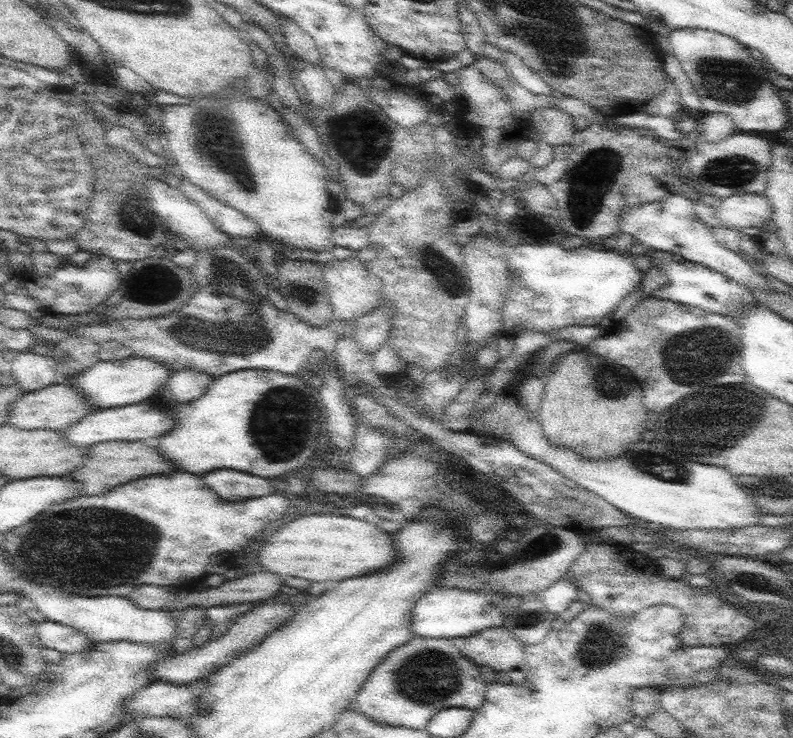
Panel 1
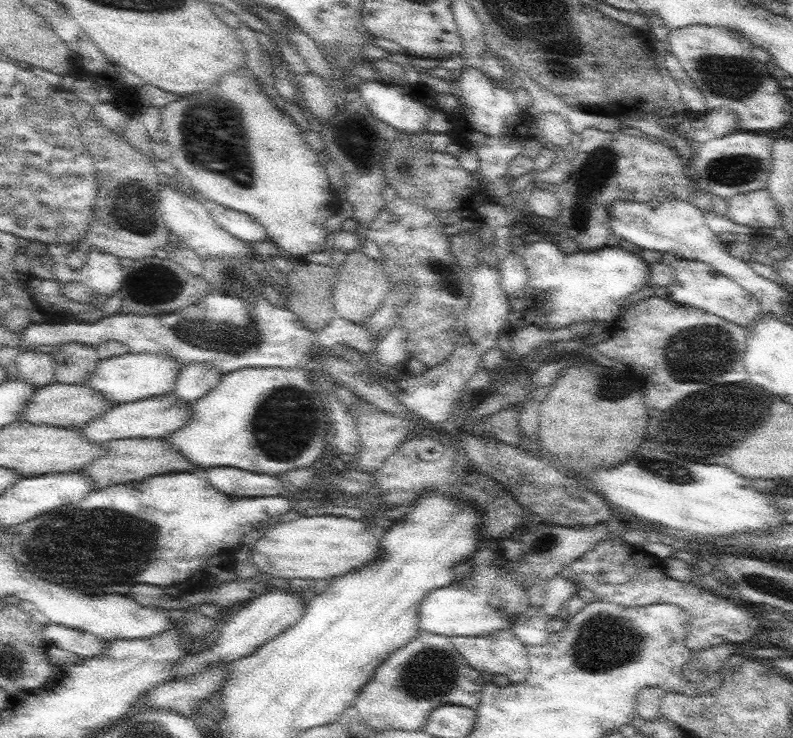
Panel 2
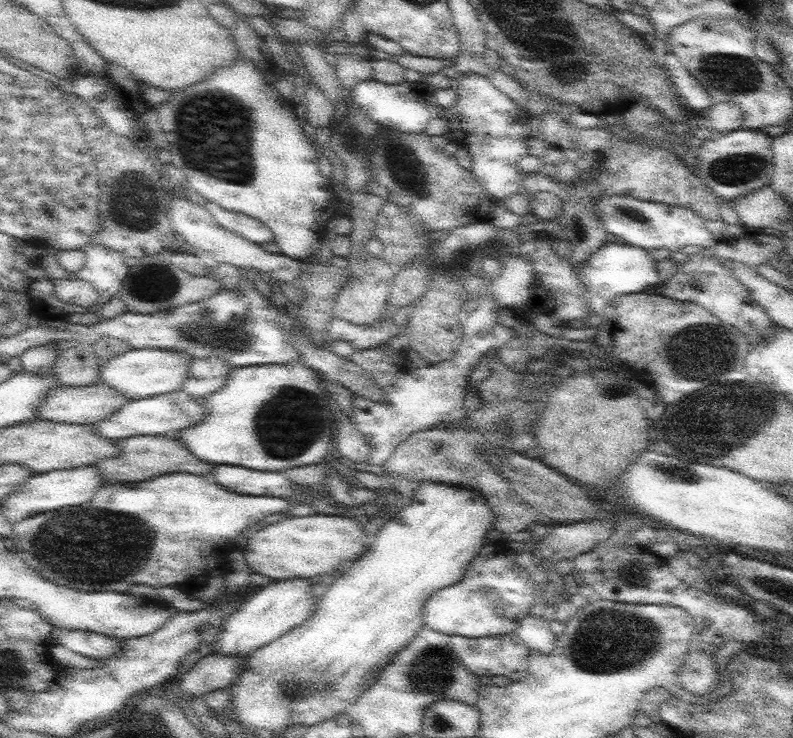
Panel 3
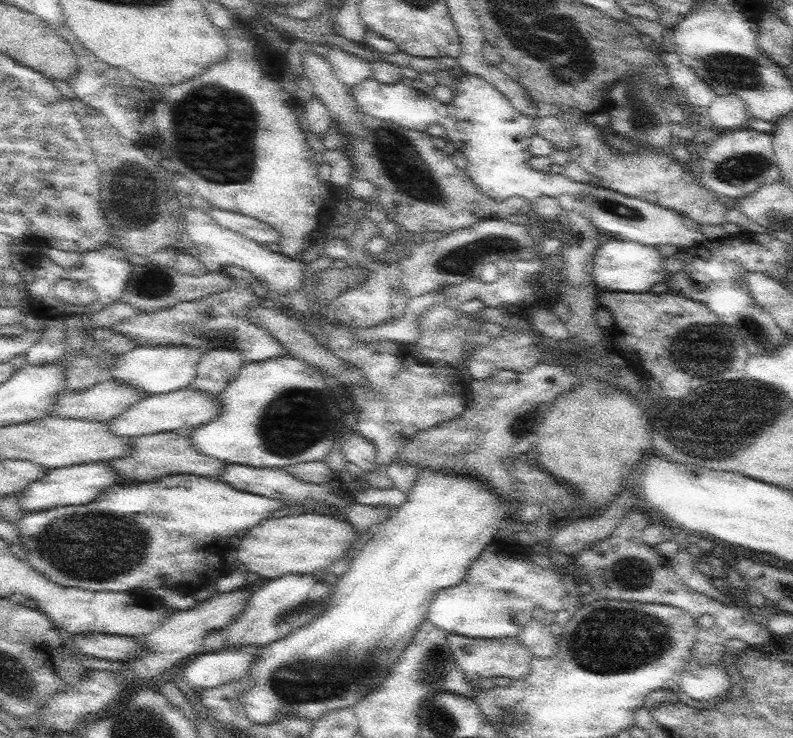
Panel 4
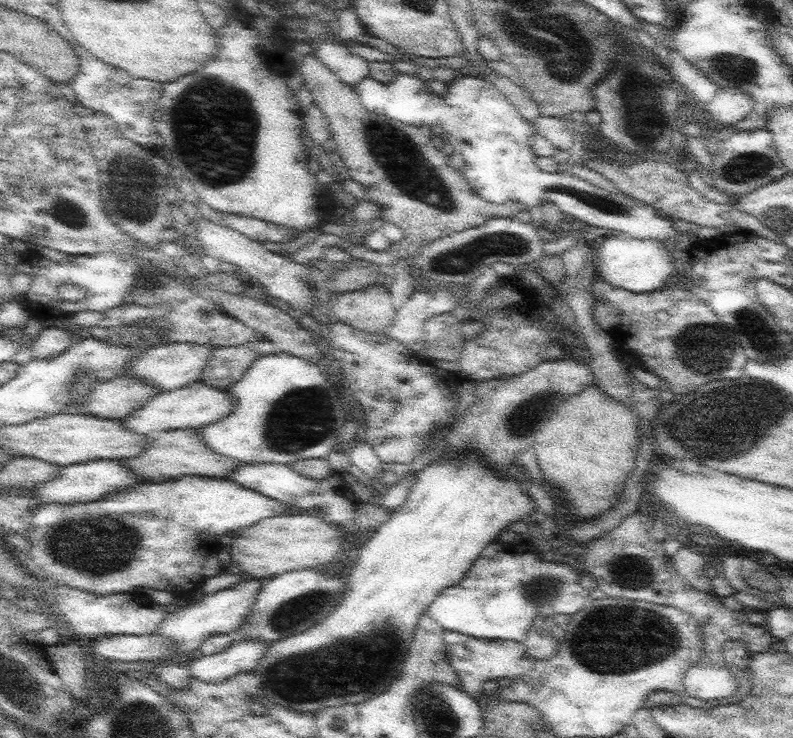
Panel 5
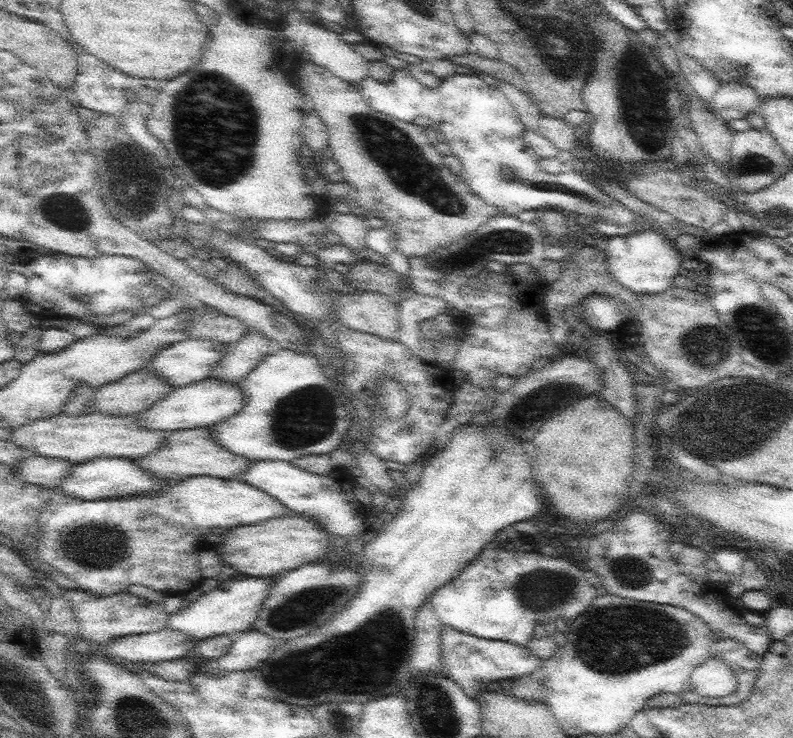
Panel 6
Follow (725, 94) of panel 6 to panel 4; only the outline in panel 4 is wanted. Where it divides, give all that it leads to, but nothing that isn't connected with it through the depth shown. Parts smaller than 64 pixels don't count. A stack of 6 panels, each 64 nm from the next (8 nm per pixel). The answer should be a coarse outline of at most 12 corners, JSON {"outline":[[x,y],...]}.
{"outline":[[737,94],[715,98],[707,116],[713,130],[747,124],[747,106]]}

